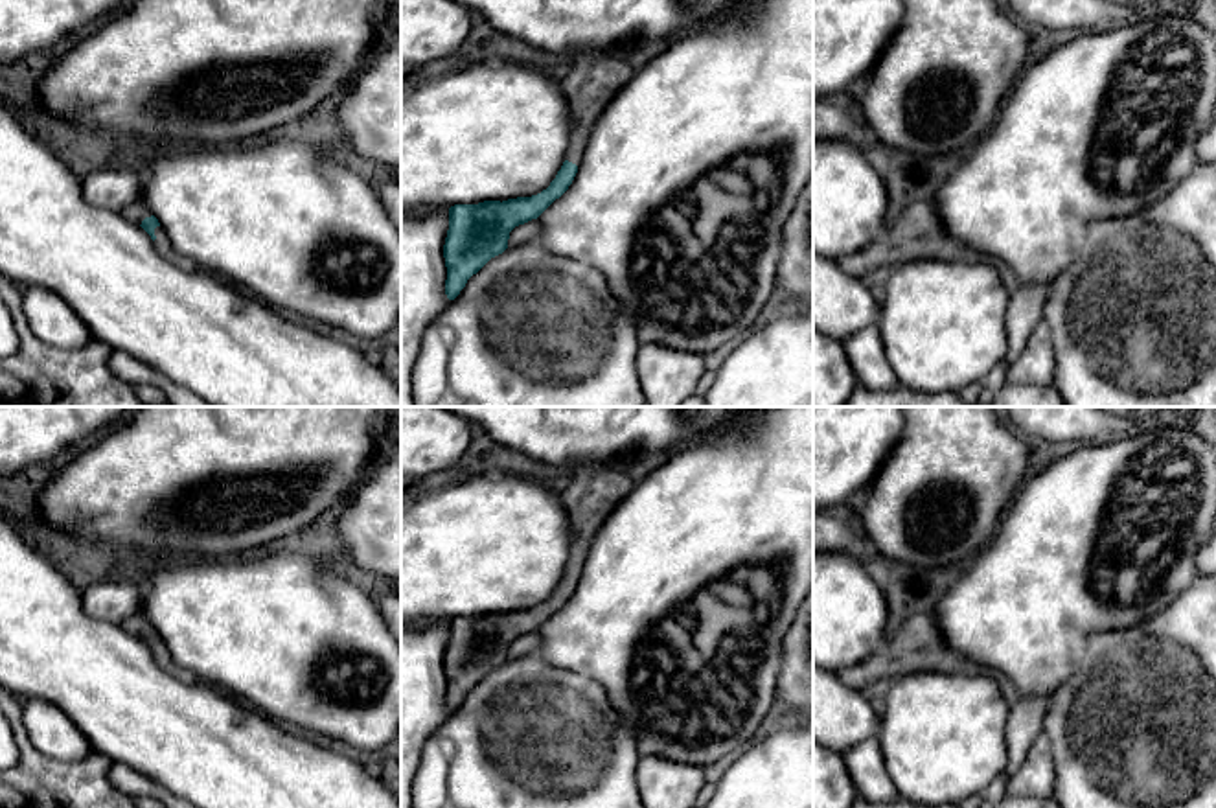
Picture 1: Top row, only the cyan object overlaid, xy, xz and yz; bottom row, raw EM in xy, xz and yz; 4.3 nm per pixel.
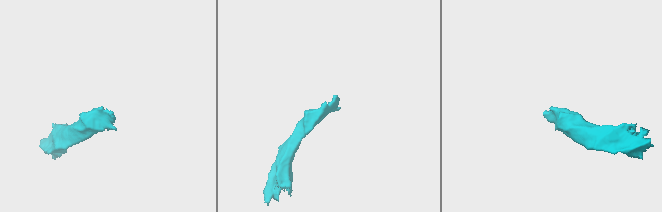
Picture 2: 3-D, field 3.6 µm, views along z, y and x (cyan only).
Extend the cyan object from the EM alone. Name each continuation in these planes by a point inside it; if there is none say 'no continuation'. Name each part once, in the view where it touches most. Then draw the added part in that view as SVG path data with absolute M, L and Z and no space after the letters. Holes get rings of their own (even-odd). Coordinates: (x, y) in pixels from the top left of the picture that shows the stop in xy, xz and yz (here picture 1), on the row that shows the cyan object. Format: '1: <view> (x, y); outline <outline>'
1: xy (162, 243); outline M156 226L156 228L155 228L155 236L156 236L156 239L155 239L153 243L155 243L156 252L158 252L164 260L167 260L167 261L171 261L171 263L177 263L177 261L178 261L178 254L177 254L175 248L171 247L171 241L169 241L169 237L166 236L166 232L164 232L160 226Z

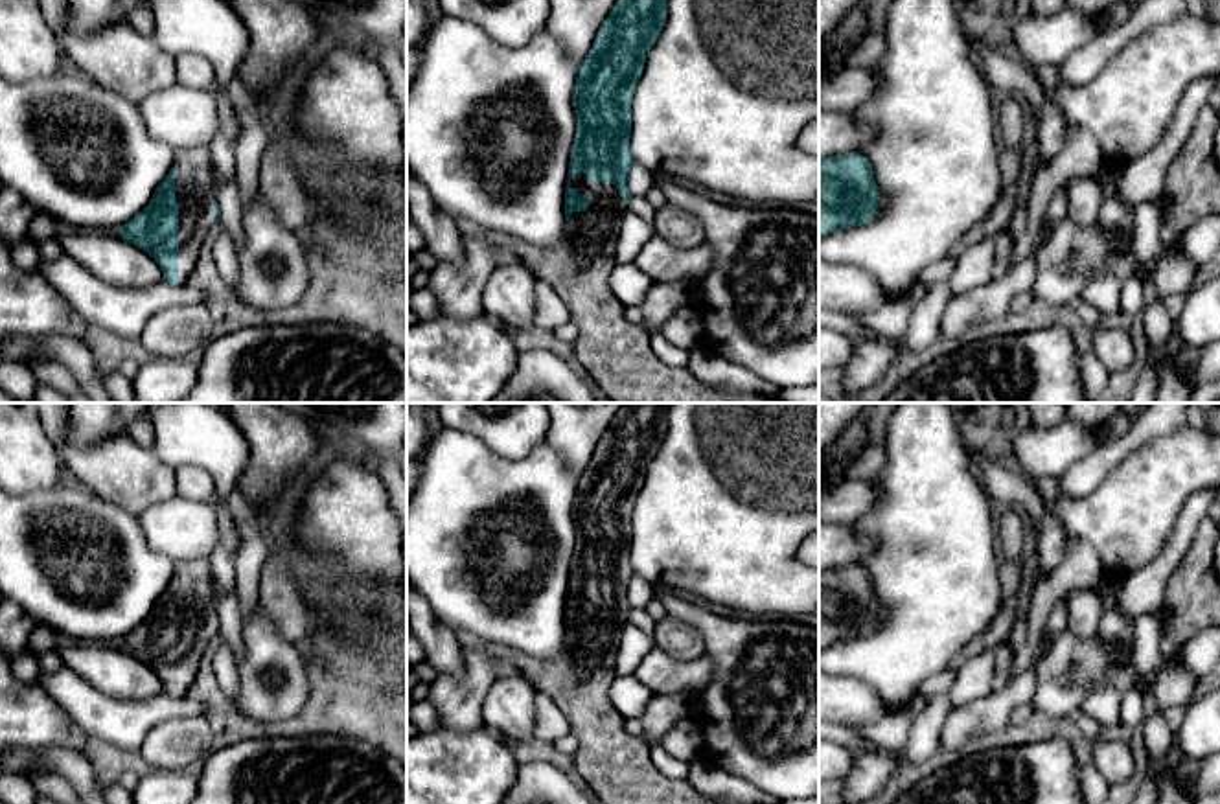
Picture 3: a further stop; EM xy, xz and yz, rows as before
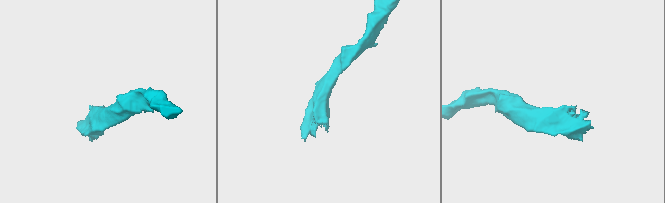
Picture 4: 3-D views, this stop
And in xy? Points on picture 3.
1: xy (194, 170); outline M208 147L178 149L173 158L178 202L178 285L197 265L201 247L215 224L213 162Z

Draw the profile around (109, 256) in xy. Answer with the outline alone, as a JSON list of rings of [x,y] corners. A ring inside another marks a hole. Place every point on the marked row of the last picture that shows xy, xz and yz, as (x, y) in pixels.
[[[61,228],[57,234],[66,256],[116,287],[149,287],[164,280],[160,265],[118,232]]]

